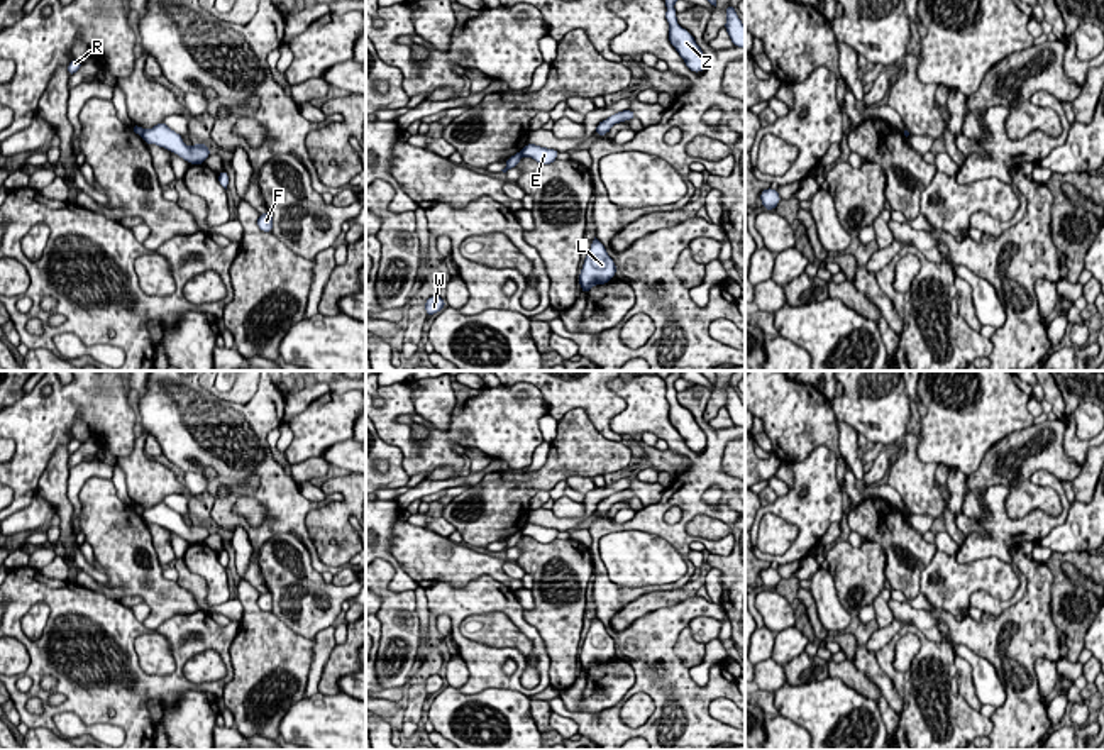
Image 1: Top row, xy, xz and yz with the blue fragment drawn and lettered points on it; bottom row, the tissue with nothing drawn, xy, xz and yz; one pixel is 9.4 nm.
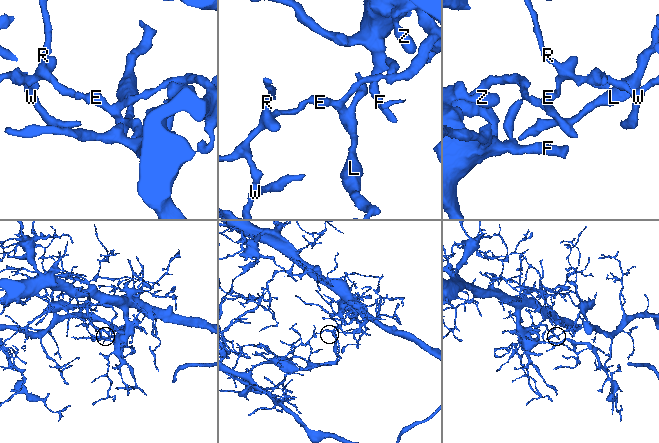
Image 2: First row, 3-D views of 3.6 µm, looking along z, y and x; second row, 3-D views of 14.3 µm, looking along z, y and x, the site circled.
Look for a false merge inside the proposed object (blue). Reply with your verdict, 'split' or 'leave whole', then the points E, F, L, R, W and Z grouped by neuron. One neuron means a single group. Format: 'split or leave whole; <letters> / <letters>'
split; E F Z / L R W

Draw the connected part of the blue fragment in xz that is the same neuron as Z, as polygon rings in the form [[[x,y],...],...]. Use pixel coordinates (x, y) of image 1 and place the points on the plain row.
[[[672,371],[664,381],[667,386],[665,400],[669,401],[669,420],[684,438],[686,445],[699,452],[706,447],[706,435],[701,427],[696,423],[694,416],[677,403],[677,391],[674,383],[681,378],[684,371]]]

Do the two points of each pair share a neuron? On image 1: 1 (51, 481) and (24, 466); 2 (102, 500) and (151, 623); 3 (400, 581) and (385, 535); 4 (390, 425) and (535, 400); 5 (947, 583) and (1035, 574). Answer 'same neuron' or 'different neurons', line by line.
1: different neurons
2: same neuron
3: same neuron
4: same neuron
5: different neurons

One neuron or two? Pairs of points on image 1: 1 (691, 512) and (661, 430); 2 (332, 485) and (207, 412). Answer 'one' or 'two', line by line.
1: one
2: two

